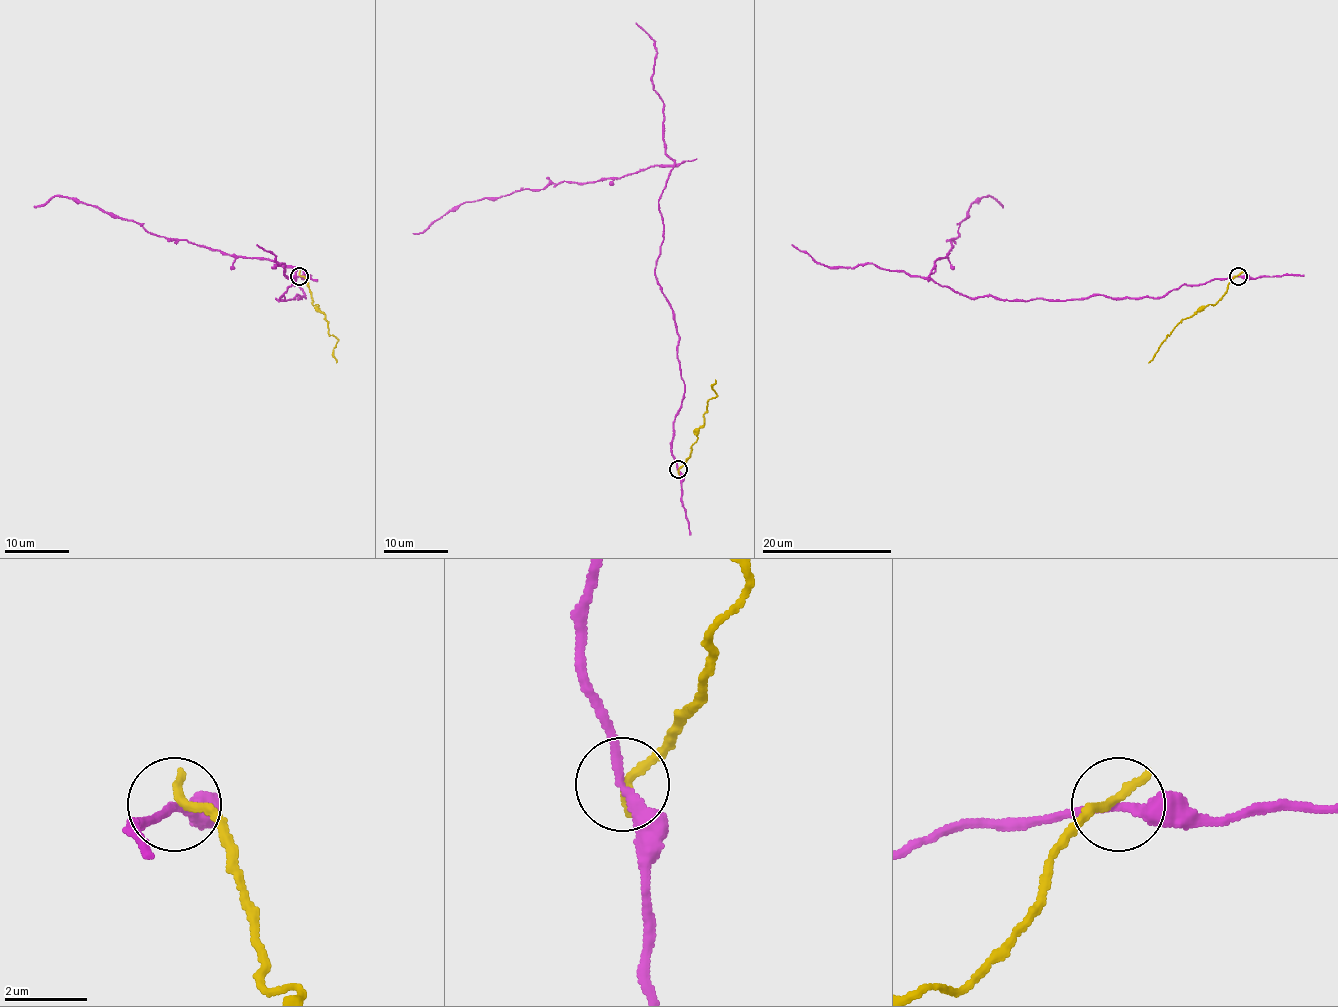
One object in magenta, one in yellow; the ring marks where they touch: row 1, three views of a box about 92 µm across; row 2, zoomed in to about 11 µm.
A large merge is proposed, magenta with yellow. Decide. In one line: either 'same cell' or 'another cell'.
another cell

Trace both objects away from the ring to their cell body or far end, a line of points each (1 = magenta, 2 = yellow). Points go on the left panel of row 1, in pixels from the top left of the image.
1: (298, 276), (305, 297), (275, 299), (284, 300), (292, 268), (150, 234), (71, 198), (33, 206)
2: (298, 274), (306, 281), (313, 304), (324, 315), (327, 331), (337, 339), (334, 351), (337, 362)

